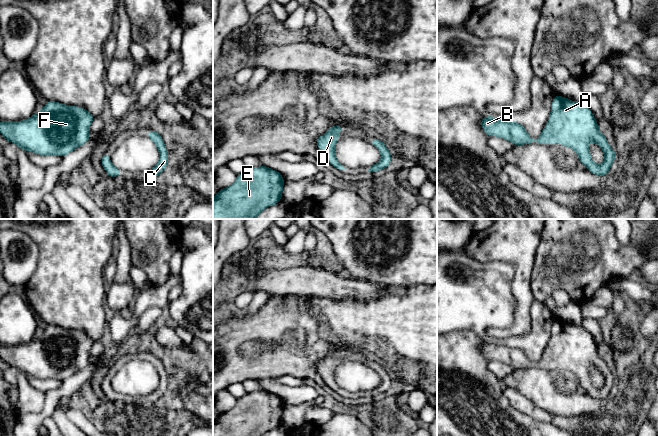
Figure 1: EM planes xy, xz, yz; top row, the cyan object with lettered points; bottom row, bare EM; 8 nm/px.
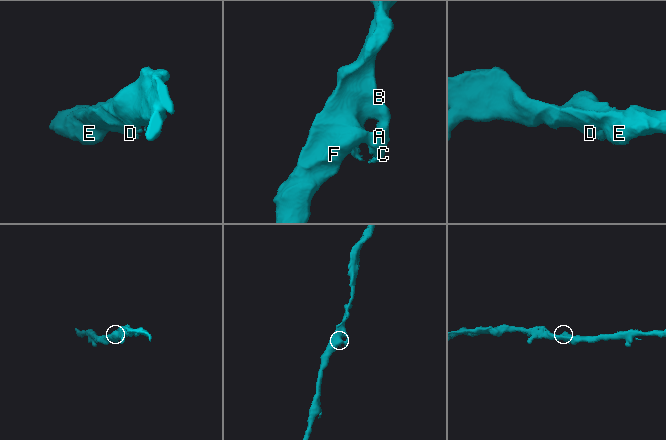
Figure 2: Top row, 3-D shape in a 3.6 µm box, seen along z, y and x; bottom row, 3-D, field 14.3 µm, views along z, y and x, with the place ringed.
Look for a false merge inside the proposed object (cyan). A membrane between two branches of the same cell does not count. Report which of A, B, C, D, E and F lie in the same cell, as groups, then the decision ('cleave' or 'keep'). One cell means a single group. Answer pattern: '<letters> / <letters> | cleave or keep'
A B C D E F | keep

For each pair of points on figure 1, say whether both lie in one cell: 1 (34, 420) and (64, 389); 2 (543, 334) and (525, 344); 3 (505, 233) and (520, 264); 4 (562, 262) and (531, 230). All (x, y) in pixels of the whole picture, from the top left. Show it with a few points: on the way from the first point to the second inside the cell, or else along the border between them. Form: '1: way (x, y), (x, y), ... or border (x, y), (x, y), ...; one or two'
1: way (42, 414), (56, 396); one
2: way (539, 337), (533, 343), (529, 343); one
3: way (513, 241), (520, 252), (520, 256); one
4: border (542, 229), (534, 261); two

